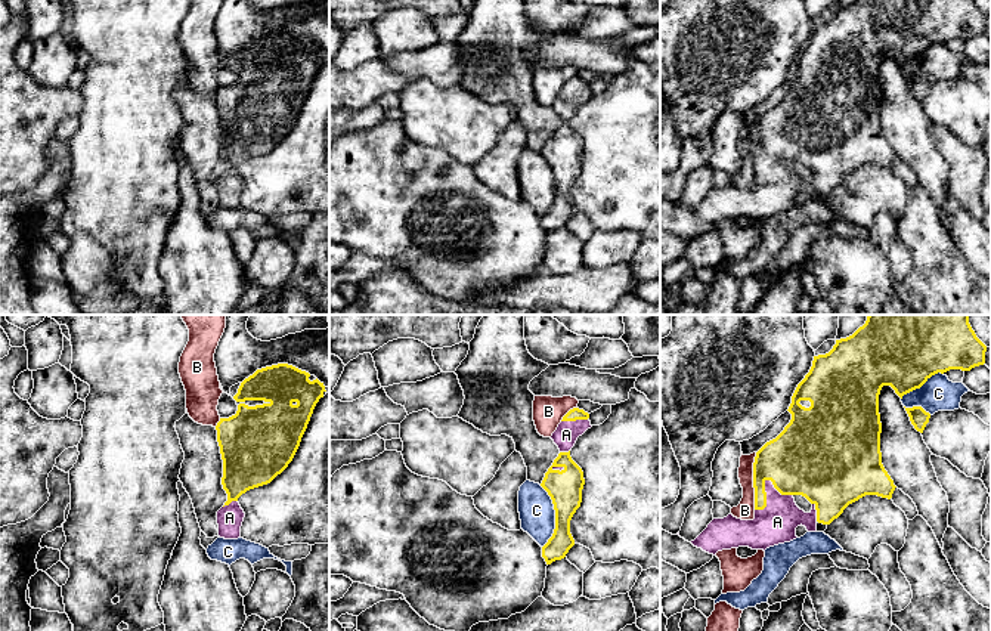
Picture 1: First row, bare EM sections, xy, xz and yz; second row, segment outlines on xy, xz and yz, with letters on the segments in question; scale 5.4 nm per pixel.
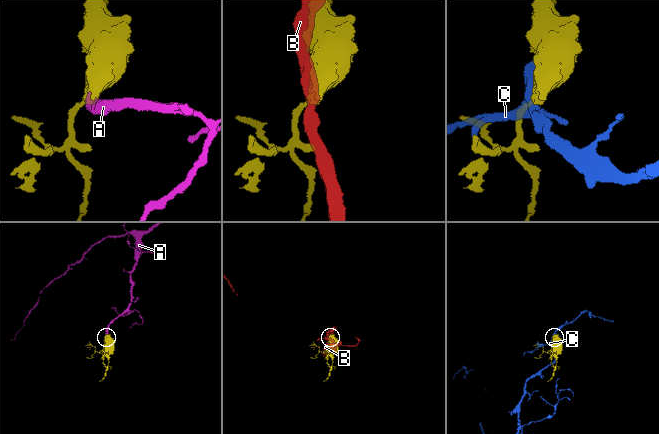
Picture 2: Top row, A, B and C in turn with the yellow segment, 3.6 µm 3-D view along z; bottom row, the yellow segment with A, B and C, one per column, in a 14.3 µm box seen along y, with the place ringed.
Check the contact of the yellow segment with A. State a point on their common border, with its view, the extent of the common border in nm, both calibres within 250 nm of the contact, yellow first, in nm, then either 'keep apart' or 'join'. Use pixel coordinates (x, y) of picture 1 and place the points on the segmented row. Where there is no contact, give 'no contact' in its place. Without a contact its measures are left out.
meets yellow in yz at (764, 485); contact 220 nm long; 380 nm thick on the yellow side, 220 nm on the other; join

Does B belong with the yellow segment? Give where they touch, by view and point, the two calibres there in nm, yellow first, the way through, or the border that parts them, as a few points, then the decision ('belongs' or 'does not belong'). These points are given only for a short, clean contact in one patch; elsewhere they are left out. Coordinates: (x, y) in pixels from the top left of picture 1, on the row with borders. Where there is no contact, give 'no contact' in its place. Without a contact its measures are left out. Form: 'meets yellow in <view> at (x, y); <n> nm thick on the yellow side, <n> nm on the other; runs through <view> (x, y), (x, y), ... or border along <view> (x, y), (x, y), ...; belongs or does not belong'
meets yellow in yz at (753, 481); 340 nm thick on the yellow side, 100 nm on the other; does not belong

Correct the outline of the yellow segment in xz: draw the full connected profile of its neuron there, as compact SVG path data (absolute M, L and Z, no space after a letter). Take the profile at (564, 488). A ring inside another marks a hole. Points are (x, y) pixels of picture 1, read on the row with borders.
M573 408L563 417L551 436L560 454L541 483L551 497L555 510L554 533L542 547L542 557L546 565L564 559L575 545L570 533L570 520L580 507L585 479L582 468L572 460L570 451L577 437L591 427L589 414Z

